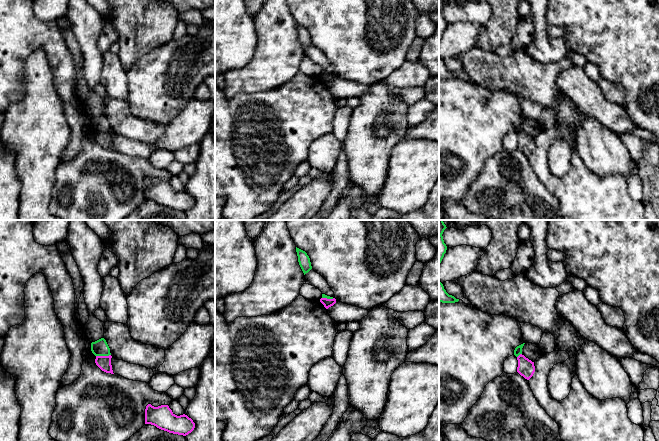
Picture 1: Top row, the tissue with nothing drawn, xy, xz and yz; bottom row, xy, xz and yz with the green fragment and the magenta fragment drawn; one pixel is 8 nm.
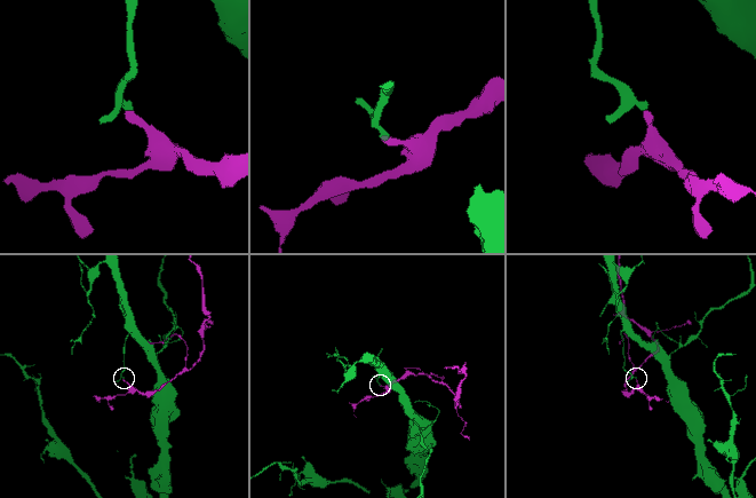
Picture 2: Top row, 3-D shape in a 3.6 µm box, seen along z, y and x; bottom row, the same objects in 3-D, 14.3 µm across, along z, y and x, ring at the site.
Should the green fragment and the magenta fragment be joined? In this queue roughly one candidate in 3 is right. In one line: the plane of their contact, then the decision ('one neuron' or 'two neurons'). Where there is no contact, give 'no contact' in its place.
xy | two neurons

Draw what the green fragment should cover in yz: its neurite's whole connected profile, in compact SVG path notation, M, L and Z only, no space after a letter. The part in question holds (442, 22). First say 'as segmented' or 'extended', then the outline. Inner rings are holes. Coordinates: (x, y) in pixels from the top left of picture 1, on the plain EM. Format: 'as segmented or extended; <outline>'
as segmented; M439 0L439 41L440 41L443 33L444 33L444 30L446 29L446 26L447 26L447 22L444 19L443 12L442 12L443 8L446 4L447 3L445 0Z

